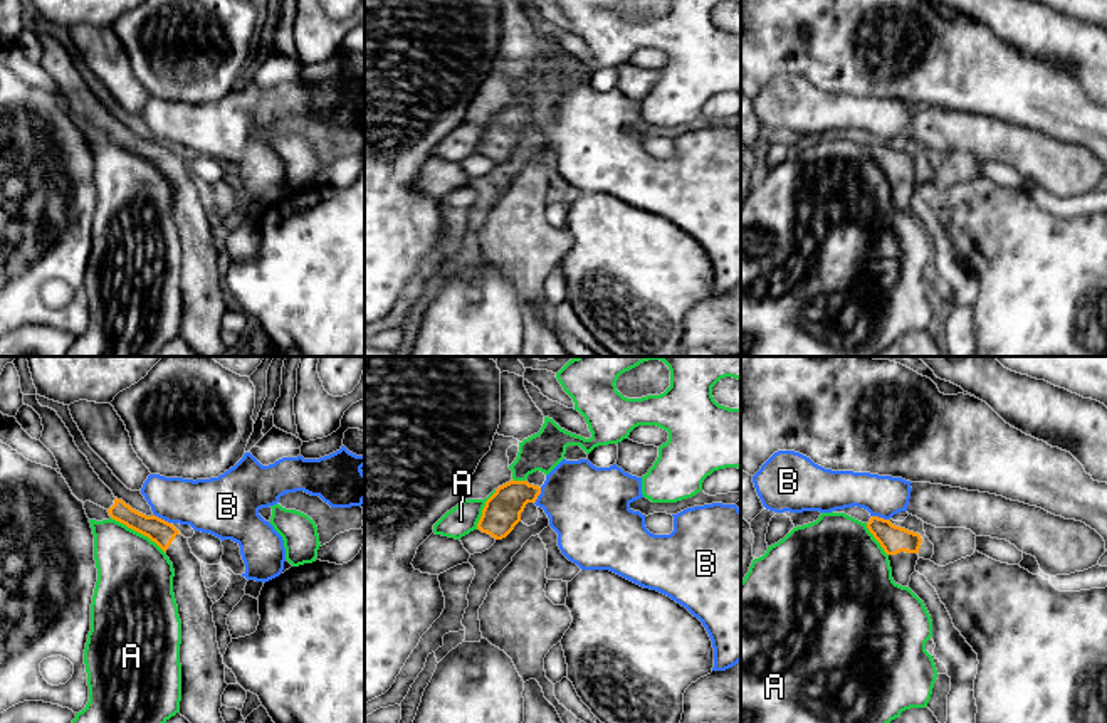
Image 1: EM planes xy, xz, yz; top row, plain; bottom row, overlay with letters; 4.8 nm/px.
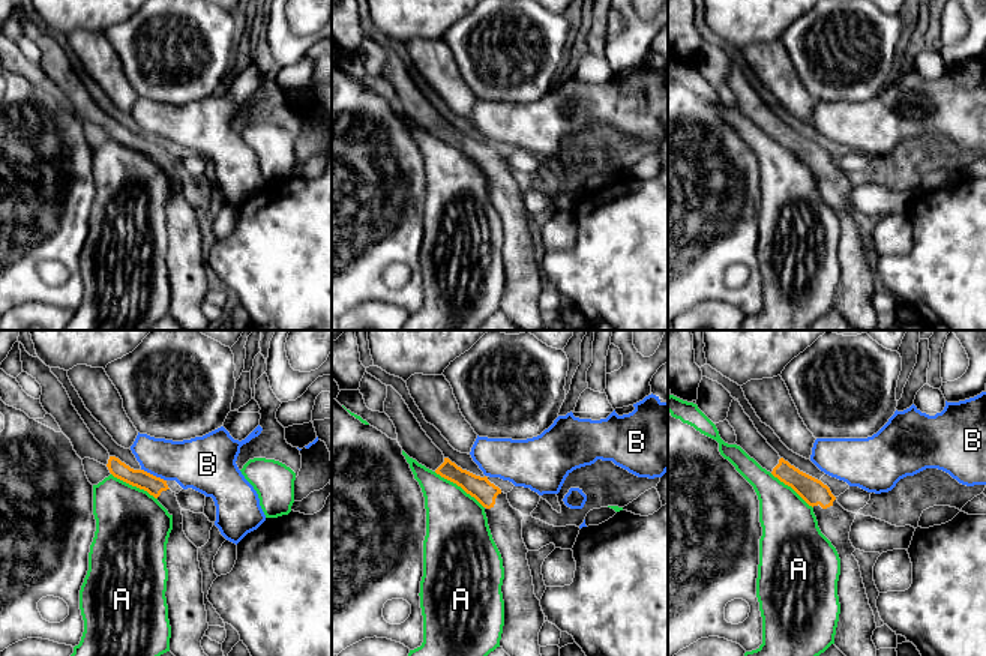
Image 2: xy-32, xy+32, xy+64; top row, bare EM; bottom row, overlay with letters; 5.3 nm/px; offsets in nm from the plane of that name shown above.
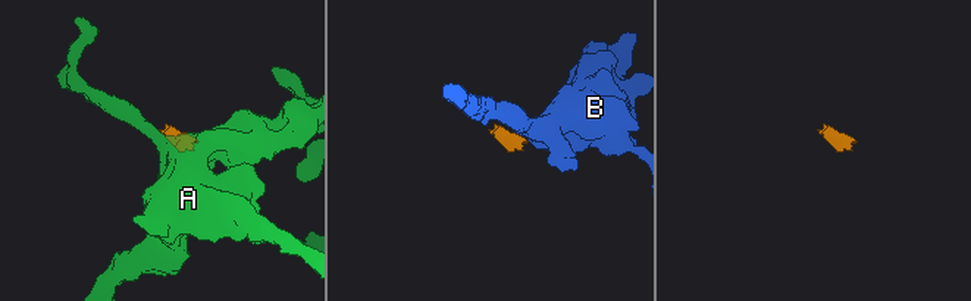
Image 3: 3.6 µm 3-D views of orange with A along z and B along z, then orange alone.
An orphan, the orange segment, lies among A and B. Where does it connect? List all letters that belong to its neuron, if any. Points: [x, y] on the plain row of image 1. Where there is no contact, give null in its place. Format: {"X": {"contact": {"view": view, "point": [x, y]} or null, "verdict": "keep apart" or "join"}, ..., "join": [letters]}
{"A": {"contact": {"view": "xy", "point": [138, 155]}, "verdict": "keep apart"}, "B": {"contact": {"view": "xy", "point": [160, 142]}, "verdict": "keep apart"}, "join": []}

